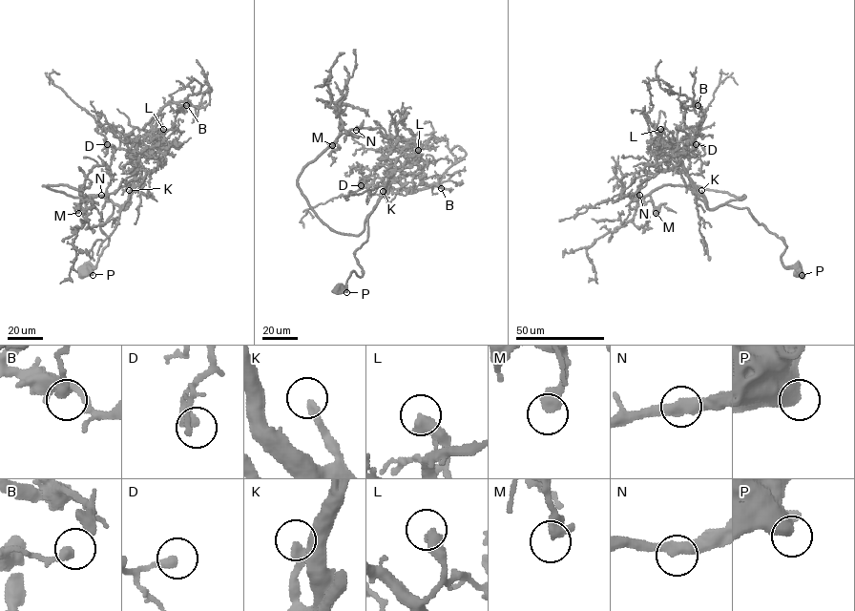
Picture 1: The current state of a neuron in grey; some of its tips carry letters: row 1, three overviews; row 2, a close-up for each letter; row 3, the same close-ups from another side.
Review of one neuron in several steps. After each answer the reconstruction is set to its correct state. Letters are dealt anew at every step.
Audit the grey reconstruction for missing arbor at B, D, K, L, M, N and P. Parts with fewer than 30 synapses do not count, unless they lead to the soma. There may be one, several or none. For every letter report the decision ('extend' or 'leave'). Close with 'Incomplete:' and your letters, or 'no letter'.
B: leave
D: leave
K: leave
L: leave
M: leave
N: leave
P: leave
Incomplete: no letter

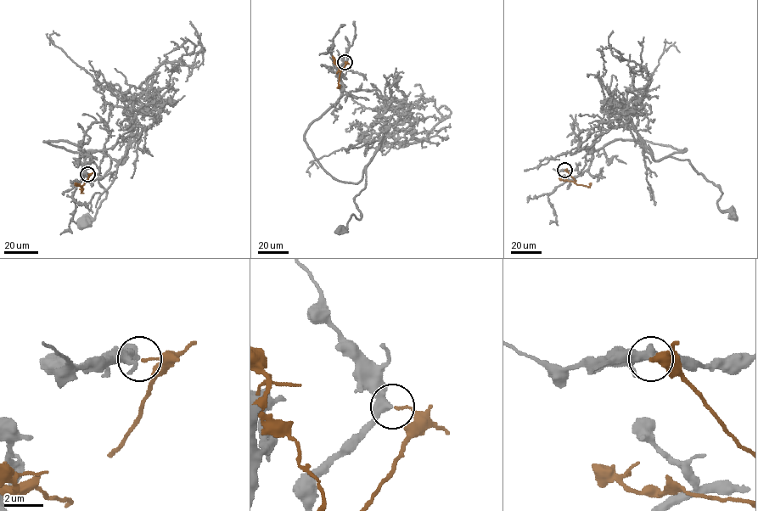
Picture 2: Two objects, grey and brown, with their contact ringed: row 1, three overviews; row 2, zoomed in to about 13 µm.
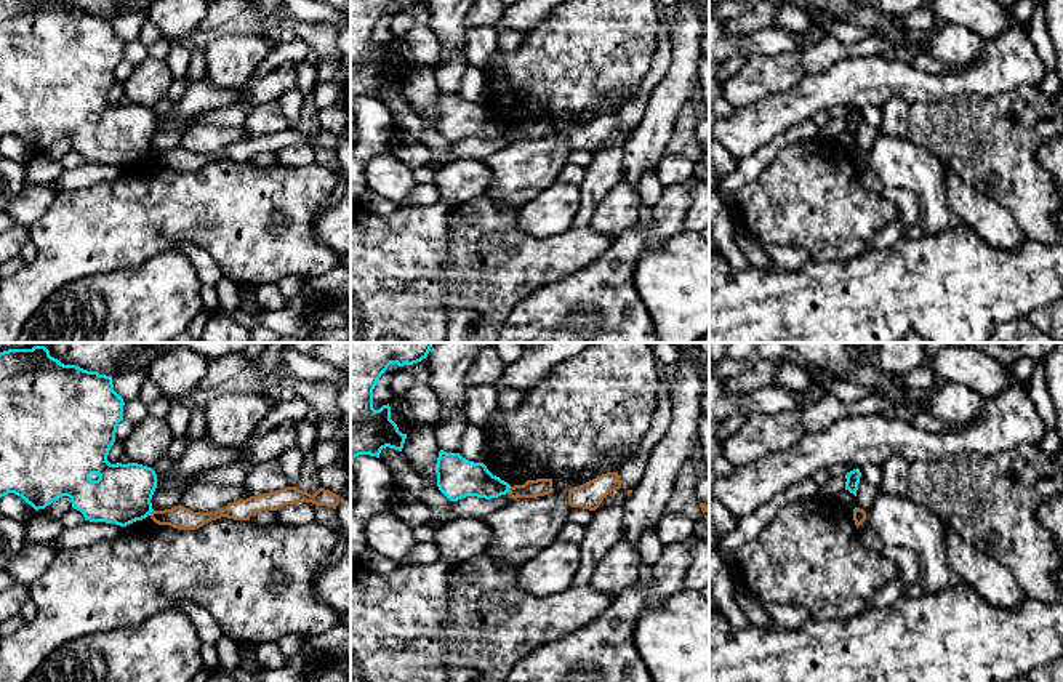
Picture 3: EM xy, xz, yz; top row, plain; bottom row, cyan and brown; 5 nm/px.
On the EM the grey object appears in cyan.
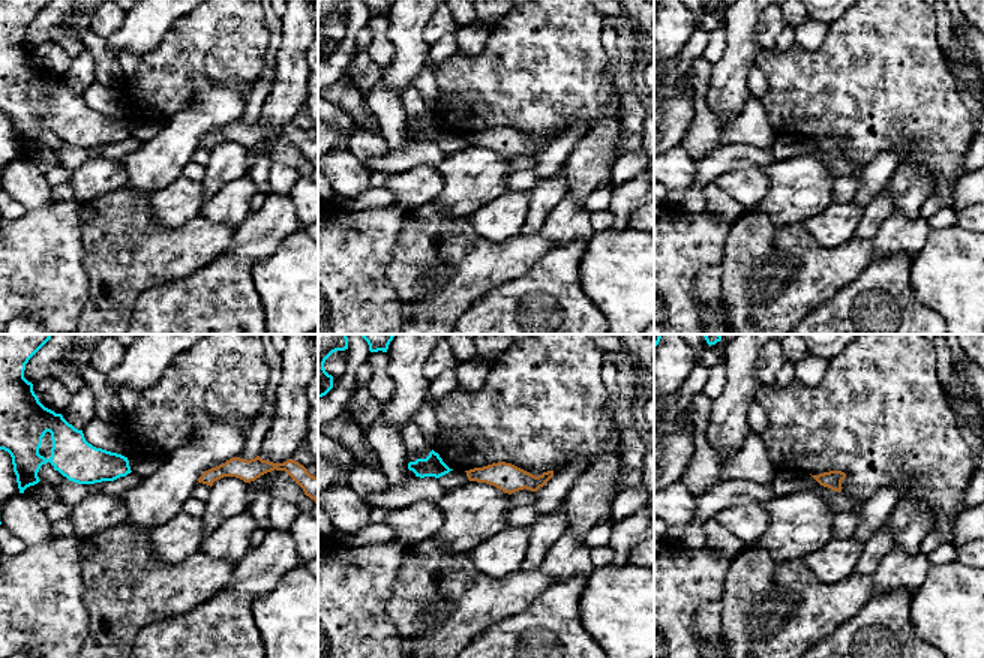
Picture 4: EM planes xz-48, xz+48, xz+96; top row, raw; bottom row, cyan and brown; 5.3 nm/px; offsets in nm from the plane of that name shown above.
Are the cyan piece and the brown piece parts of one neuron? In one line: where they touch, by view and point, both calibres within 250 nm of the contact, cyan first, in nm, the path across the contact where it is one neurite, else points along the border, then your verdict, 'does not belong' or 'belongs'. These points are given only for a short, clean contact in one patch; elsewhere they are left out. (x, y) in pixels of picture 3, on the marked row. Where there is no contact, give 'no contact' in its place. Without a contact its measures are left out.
contact xz (508, 490); calibres 200 and 90 nm; border xz (511, 487), (506, 492); does not belong

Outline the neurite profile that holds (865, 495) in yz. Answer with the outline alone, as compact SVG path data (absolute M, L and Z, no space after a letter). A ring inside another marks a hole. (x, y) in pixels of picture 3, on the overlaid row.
M860 477L858 490L856 490L856 507L868 512L868 509L872 506L874 498L877 495L879 488L872 487L864 480L864 477Z

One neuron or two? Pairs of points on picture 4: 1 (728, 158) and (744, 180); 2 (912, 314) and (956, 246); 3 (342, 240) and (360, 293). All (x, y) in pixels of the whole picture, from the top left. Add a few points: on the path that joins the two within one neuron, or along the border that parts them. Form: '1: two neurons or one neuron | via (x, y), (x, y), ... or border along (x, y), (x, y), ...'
1: two neurons | border along (761, 165), (722, 173), (714, 182)
2: two neurons | border along (911, 267), (911, 288), (914, 294), (942, 318)
3: one neuron | via (342, 254), (342, 275), (347, 279)

